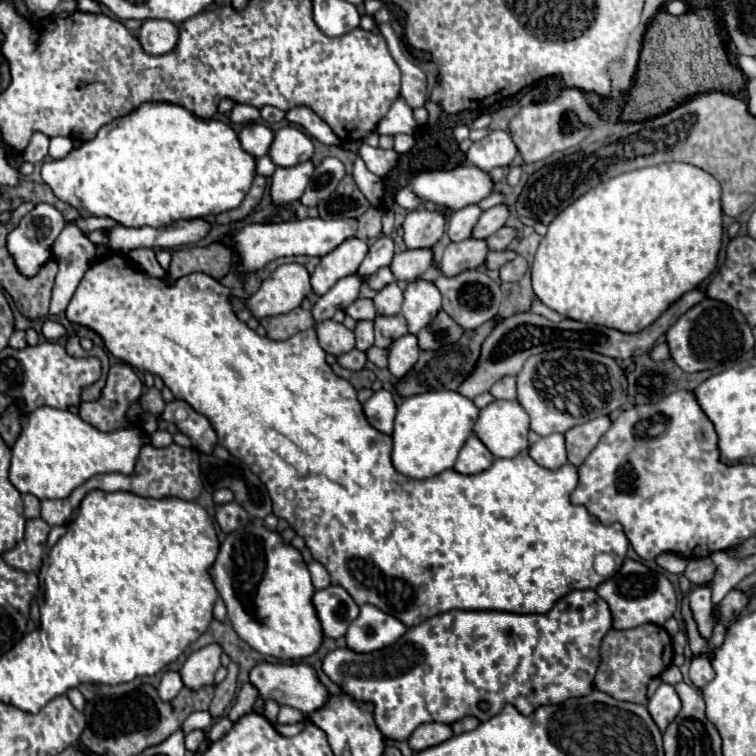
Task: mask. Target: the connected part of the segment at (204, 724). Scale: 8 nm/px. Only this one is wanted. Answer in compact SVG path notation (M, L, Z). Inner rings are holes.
M197 711L187 717L187 721L183 723L183 731L189 733L191 729L207 729L211 725L213 725L213 715L209 711Z

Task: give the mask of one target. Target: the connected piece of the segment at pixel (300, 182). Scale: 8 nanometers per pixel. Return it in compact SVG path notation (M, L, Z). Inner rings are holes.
M311 161L299 163L295 167L277 167L277 171L271 177L271 201L279 207L299 201L311 175L313 175Z

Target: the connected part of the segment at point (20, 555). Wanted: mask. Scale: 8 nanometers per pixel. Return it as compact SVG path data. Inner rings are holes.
M31 519L25 539L21 539L13 549L3 553L3 559L19 571L39 571L47 539L47 523L41 519Z

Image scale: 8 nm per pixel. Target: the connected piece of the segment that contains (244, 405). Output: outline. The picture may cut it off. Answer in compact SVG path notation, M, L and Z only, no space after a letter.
M111 251L109 255L97 259L87 273L83 275L81 283L75 289L75 297L71 299L65 315L71 323L83 325L105 341L105 347L109 353L113 353L117 359L125 361L127 365L139 369L141 373L153 373L163 379L163 383L171 389L175 399L187 401L197 413L205 415L213 429L217 431L219 445L229 449L229 453L249 465L249 469L265 483L269 497L273 501L273 513L281 519L287 519L289 525L297 531L297 535L303 535L307 547L313 553L313 559L323 563L323 567L331 575L333 585L341 585L357 605L377 605L381 611L397 617L407 627L419 625L421 621L443 613L451 609L471 609L471 611L509 611L509 613L547 613L557 599L567 595L571 589L595 589L599 583L603 583L603 577L597 575L593 569L593 561L597 553L609 553L615 557L617 567L621 567L625 553L627 553L627 537L623 533L621 525L603 525L599 519L595 521L585 507L571 505L569 495L577 487L577 469L573 465L563 465L557 471L549 471L541 465L537 465L527 453L519 453L511 459L495 459L493 465L485 473L477 475L461 475L453 469L447 469L431 479L415 481L409 477L403 477L395 471L391 465L391 437L379 433L373 429L361 409L361 403L357 399L357 391L353 385L333 373L333 369L325 361L325 351L321 349L317 341L315 329L305 329L301 333L295 333L293 337L285 341L273 341L267 337L259 337L253 329L247 327L247 323L239 321L239 317L233 311L233 305L229 301L231 291L221 285L219 281L213 281L207 273L189 273L189 277L181 277L181 281L173 281L173 285L167 283L165 277L149 277L145 271L133 267L133 263L123 257L121 253Z

